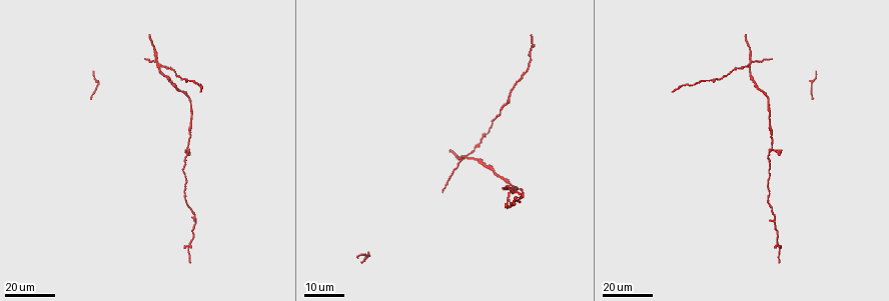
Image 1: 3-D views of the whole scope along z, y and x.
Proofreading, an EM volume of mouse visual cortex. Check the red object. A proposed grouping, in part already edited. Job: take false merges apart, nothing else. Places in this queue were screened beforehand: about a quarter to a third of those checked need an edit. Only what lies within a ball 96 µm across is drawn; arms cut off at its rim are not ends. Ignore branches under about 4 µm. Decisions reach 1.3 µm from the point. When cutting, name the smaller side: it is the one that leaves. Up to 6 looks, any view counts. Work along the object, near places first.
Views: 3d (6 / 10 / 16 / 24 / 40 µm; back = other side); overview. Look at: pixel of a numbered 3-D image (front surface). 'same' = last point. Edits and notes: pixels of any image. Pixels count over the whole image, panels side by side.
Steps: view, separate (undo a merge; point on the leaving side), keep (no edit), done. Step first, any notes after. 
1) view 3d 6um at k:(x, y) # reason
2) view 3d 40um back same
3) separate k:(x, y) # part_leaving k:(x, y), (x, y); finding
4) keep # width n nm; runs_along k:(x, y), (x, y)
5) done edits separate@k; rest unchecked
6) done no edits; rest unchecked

view 3d 16um at 1:(779, 248) # four arms meet

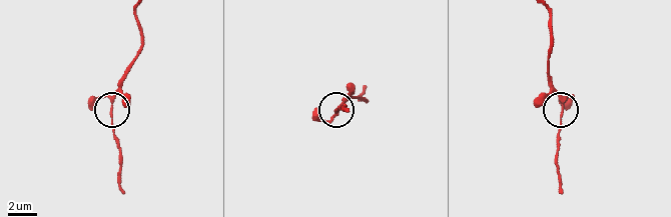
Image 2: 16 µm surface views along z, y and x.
view 3d 10um at 2:(561, 97)

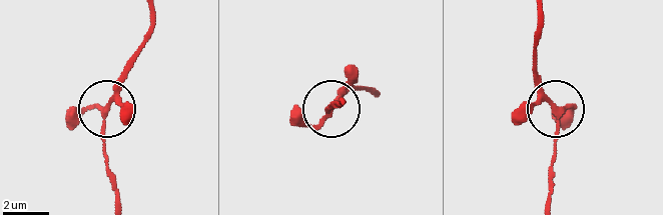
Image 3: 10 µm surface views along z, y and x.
keep # arms 4; runs_along 3:(148, 13), (146, 42), (110, 105), (70, 121); continuous, no second cell

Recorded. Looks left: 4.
view 3d 16um at 1:(505, 185) # thick turns thin

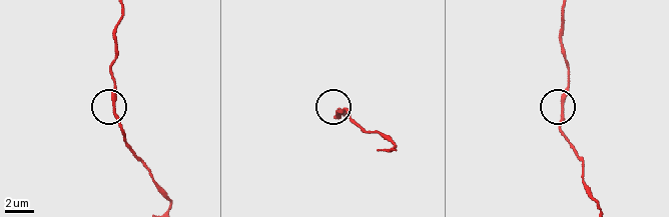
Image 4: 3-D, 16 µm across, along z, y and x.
view 3d 10um at 4:(339, 110) # zoom in

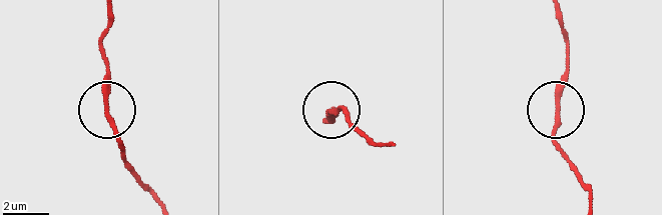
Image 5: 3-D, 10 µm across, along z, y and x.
keep # runs_along 5:(106, 16), (100, 45), (106, 114), (123, 158); all the same cell

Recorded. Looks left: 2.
view 3d 24um at 1:(748, 64) # four or more arms meet

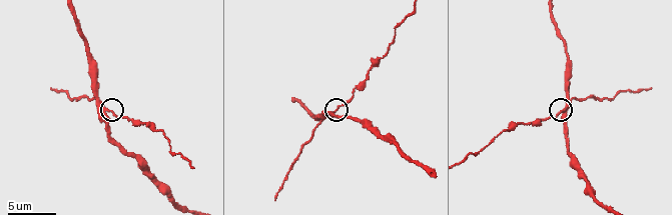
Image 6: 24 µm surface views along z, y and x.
view 3d 6um at 6:(105, 110) # closer look

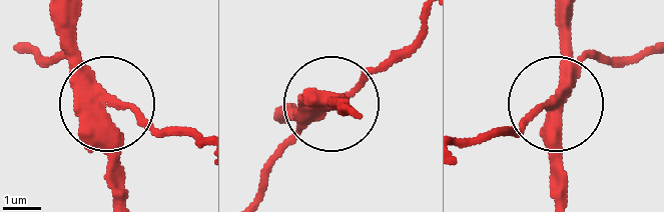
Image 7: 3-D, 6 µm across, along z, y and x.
separate 7:(56, 62) # side_arm 42 um; part_leaving 7:(95, 82), (149, 123), (200, 136); a second cell is stuck on

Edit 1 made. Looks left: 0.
done edits separate@7; rest unchecked

